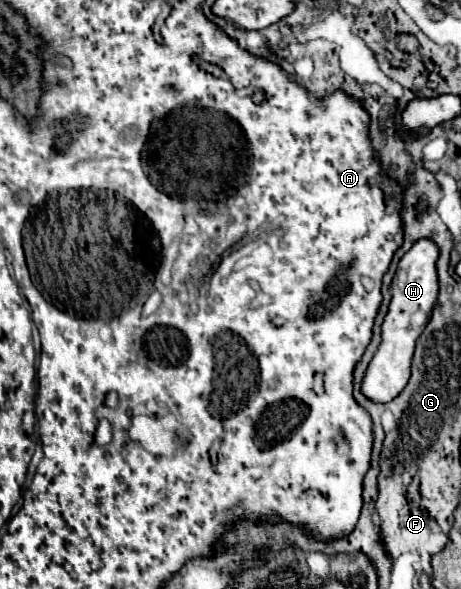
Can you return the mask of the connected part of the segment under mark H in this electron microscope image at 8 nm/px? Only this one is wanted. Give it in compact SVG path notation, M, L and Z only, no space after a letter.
M420 239L398 263L398 271L392 281L392 303L382 323L382 343L374 359L370 361L366 377L362 381L362 393L376 403L392 401L410 379L416 339L422 335L438 303L438 287L440 287L436 273L438 257L440 257L438 245L430 239Z

